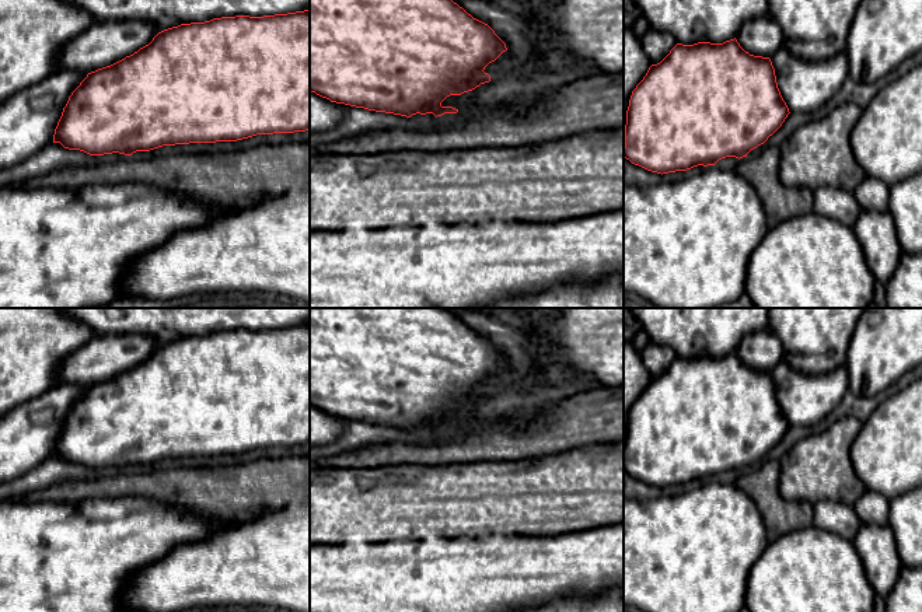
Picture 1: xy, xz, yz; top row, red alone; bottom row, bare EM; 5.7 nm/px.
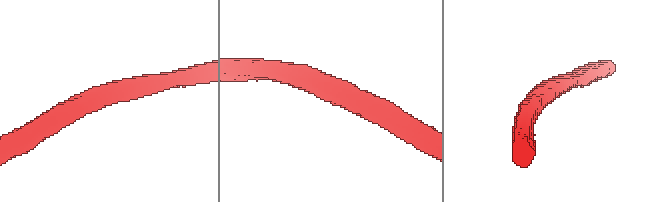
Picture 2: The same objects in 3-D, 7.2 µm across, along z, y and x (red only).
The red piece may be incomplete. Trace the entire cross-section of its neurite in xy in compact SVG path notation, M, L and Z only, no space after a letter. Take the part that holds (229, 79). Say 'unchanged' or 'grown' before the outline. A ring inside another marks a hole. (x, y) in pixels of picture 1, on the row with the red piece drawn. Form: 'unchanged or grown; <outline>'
unchanged; M304 10L263 17L221 17L158 32L133 55L87 74L63 108L53 143L90 155L132 155L163 146L237 141L256 134L308 129L310 10Z

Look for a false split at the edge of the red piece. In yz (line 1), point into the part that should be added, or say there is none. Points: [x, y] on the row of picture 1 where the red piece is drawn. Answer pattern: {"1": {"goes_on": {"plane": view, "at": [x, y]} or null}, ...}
{"1": {"goes_on": null}}

